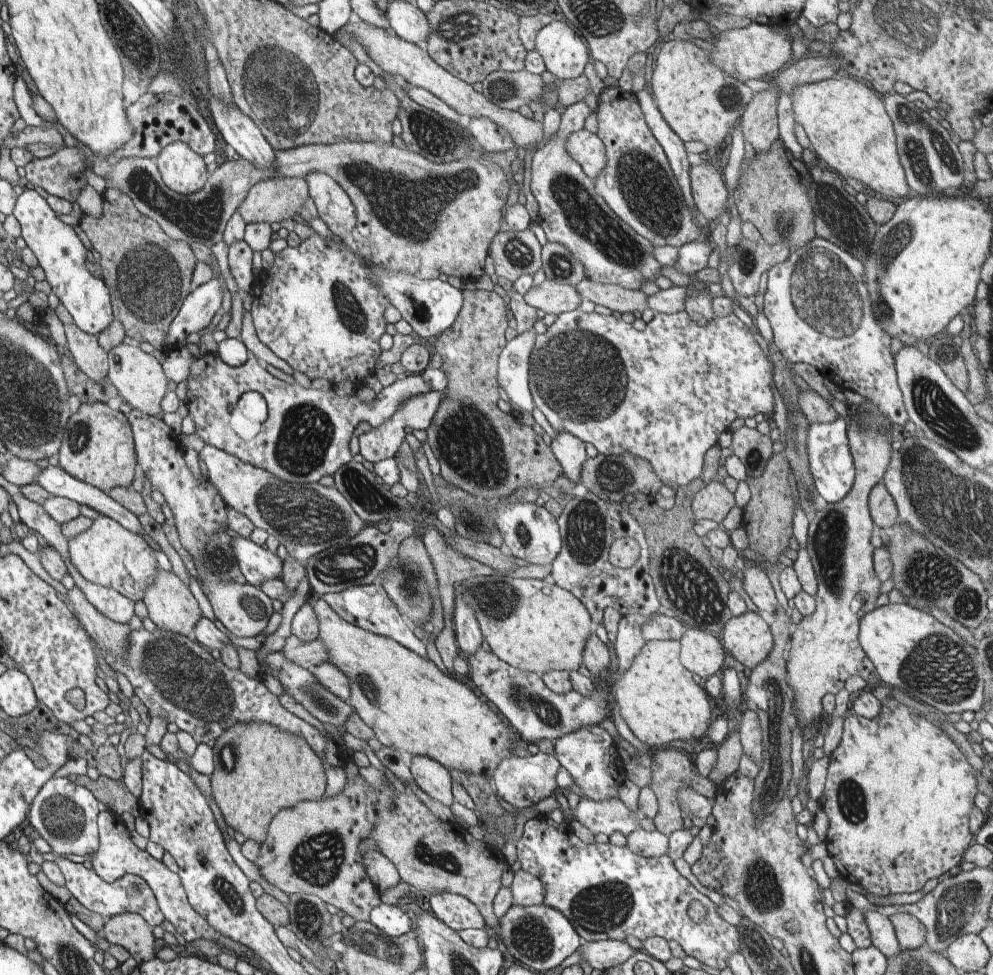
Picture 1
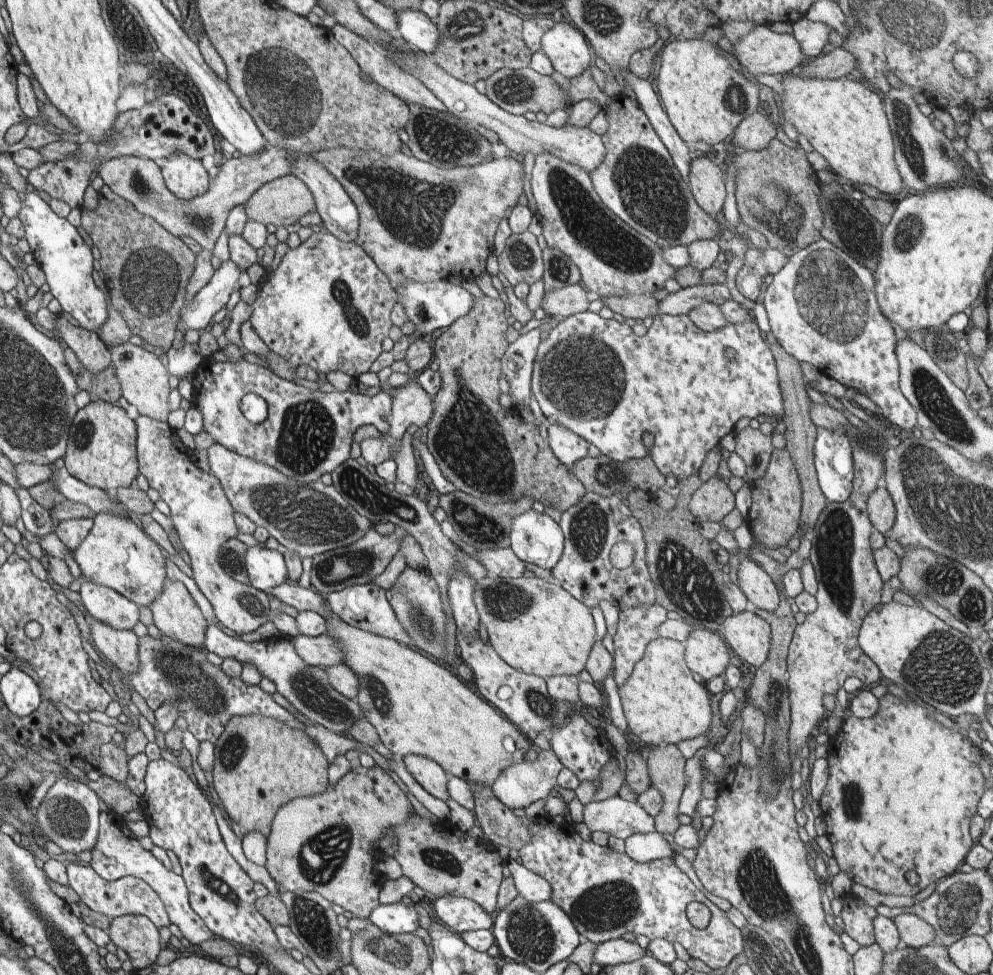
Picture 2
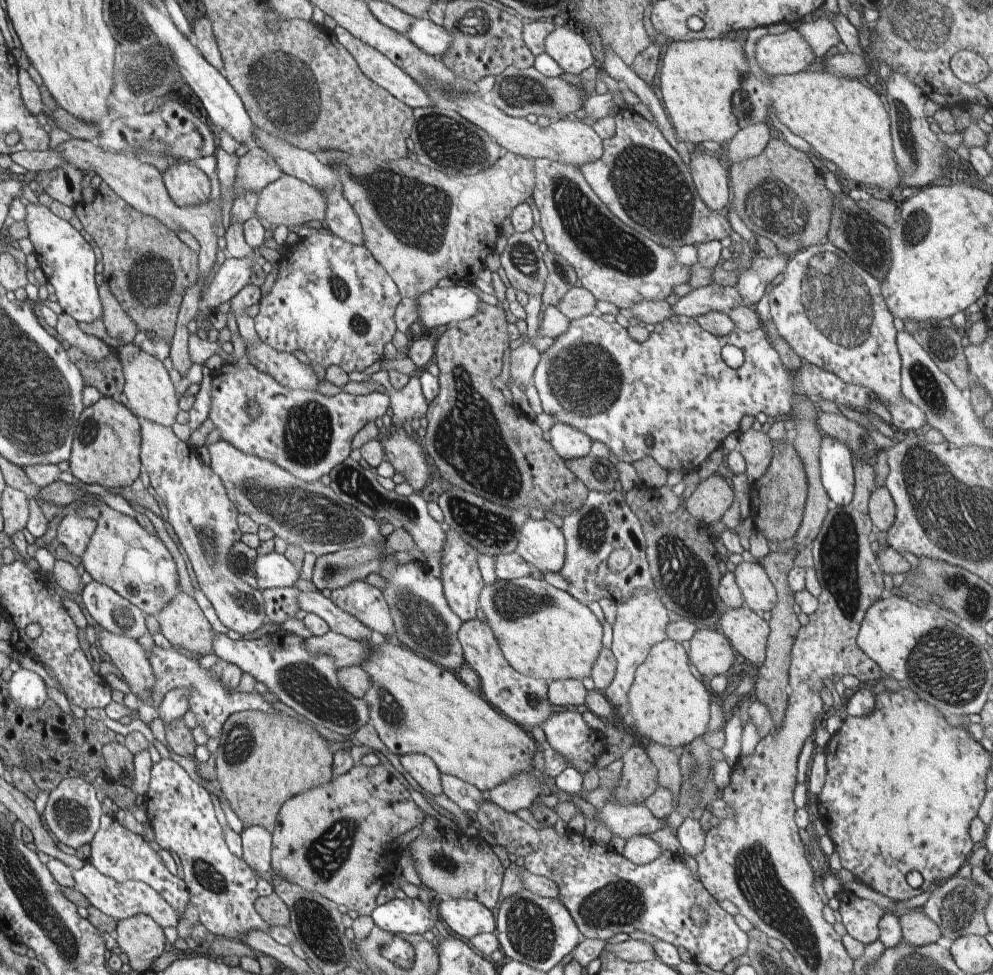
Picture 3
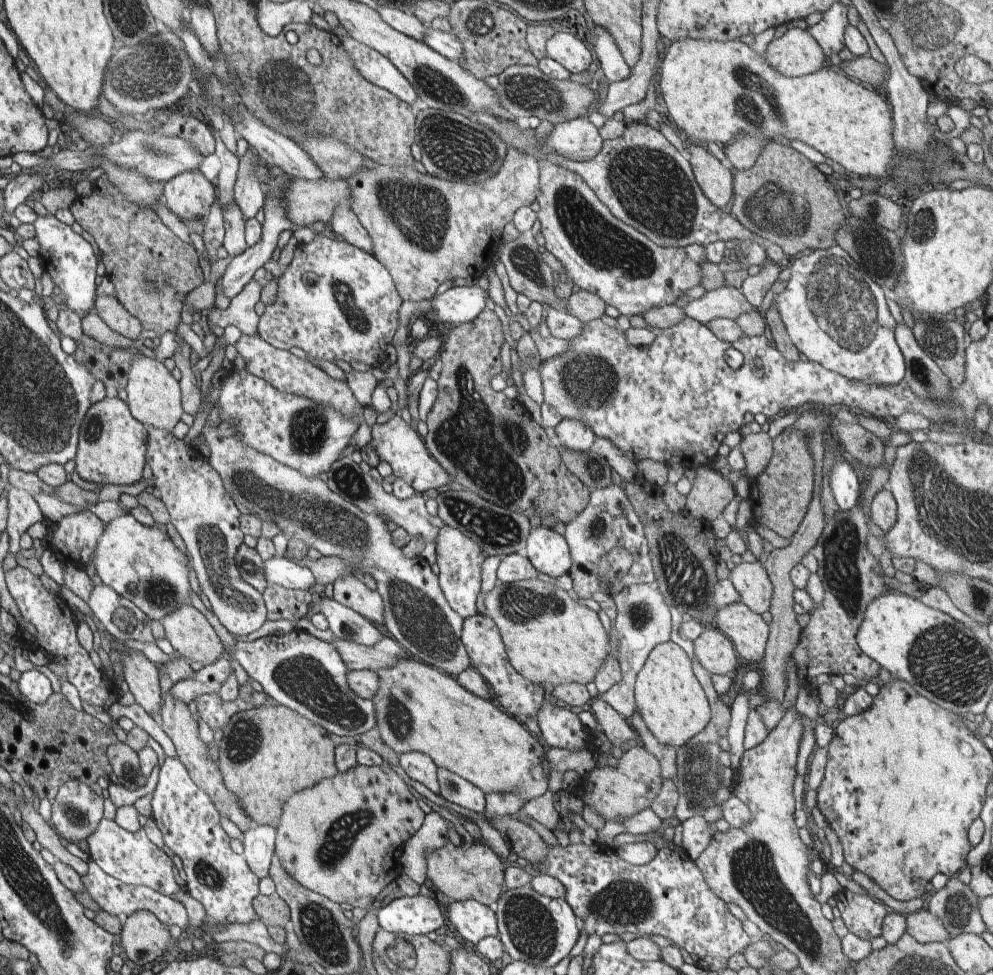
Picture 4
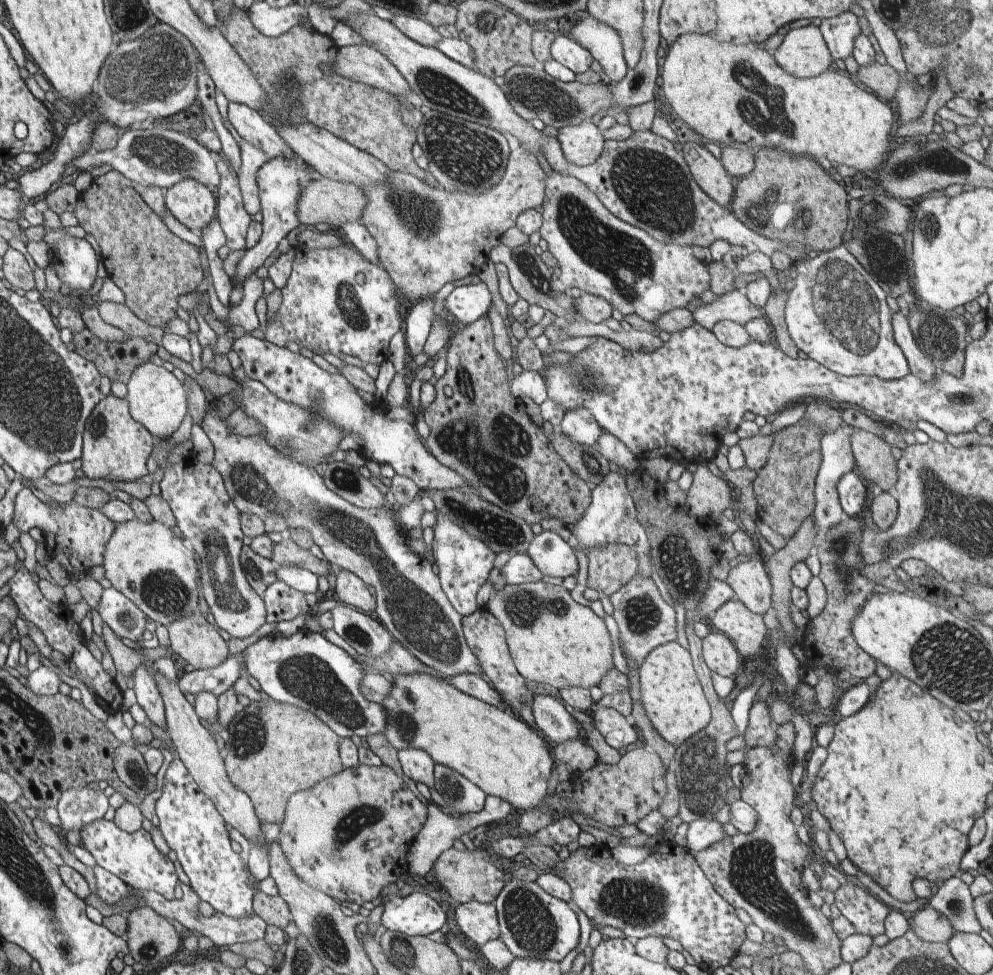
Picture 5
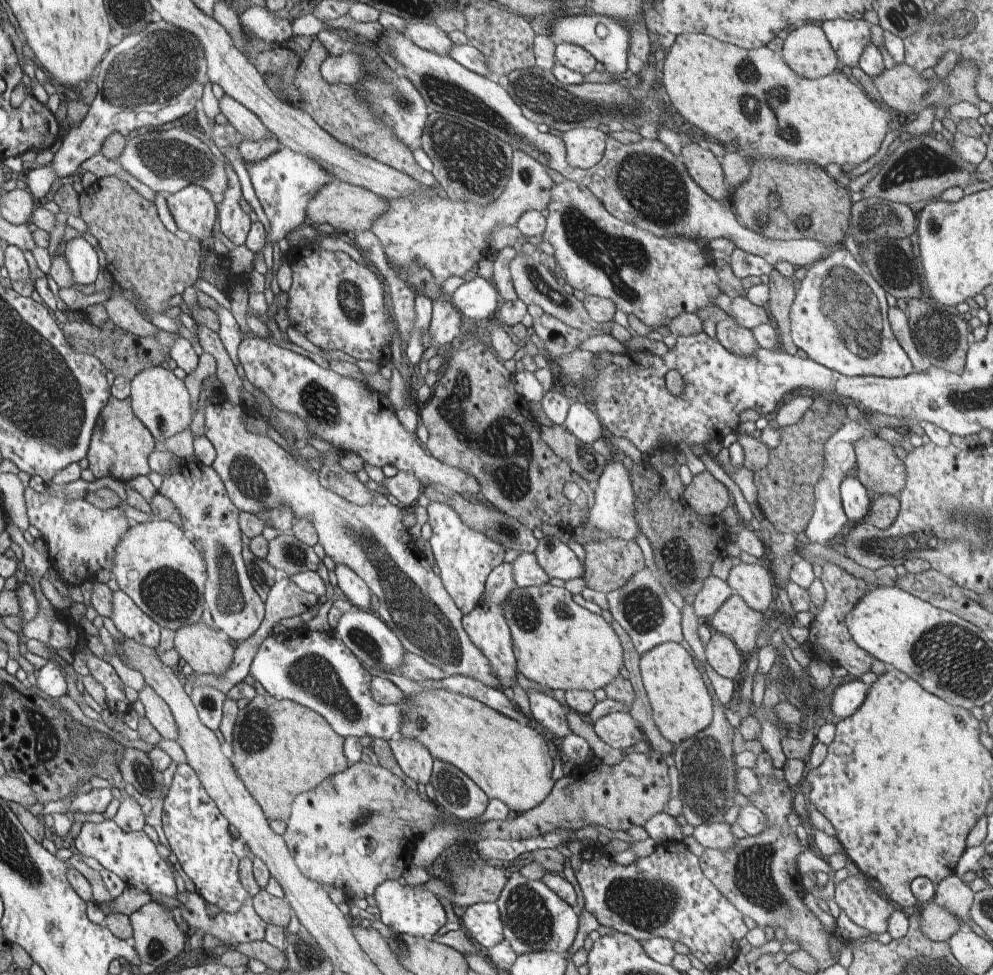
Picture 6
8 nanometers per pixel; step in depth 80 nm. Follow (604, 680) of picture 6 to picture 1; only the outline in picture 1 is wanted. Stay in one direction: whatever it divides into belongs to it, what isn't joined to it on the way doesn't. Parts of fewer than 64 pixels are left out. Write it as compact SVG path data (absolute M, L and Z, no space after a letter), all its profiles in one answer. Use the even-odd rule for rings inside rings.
M470 576L460 583L462 586L462 598L468 602L468 606L474 610L474 616L478 620L482 636L486 638L490 650L520 670L534 672L542 677L546 672L562 670L568 673L578 671L583 664L583 653L586 640L594 633L594 623L584 604L568 590L560 588L554 582L546 582L540 579L512 578L498 576Z

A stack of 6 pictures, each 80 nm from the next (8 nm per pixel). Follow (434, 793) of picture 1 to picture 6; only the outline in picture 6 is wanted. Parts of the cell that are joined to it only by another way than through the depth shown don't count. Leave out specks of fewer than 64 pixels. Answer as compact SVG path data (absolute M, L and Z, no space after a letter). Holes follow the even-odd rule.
M396 736L389 740L398 766L417 783L425 785L431 782L434 758L432 753L416 739Z

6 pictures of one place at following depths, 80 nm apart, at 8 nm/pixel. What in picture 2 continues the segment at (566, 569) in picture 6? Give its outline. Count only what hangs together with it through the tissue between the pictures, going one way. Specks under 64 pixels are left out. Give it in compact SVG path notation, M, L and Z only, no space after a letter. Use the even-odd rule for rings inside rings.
M528 508L514 516L510 549L522 560L552 571L564 551L564 534L550 516Z

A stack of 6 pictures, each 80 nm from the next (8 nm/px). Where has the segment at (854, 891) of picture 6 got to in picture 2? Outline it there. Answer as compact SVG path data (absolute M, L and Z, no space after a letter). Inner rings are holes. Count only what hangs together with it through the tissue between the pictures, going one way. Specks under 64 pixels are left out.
M845 895L841 898L843 905L842 922L844 930L860 947L868 947L875 944L874 918L877 916L875 908L860 904L856 896Z

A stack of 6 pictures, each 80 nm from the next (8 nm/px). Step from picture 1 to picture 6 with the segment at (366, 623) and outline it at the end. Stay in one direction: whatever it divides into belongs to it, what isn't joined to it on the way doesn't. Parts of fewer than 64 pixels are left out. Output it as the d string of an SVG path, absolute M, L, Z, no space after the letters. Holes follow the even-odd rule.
M338 563L335 566L337 585L346 598L361 610L370 609L371 590L369 586L349 566Z

